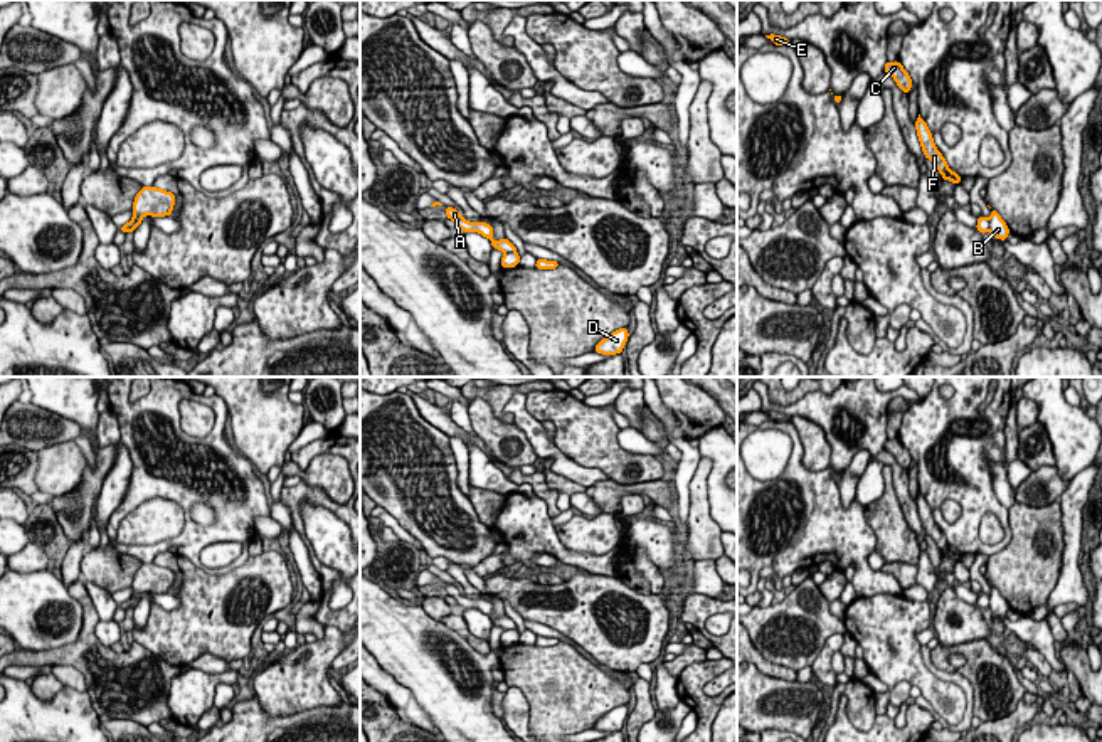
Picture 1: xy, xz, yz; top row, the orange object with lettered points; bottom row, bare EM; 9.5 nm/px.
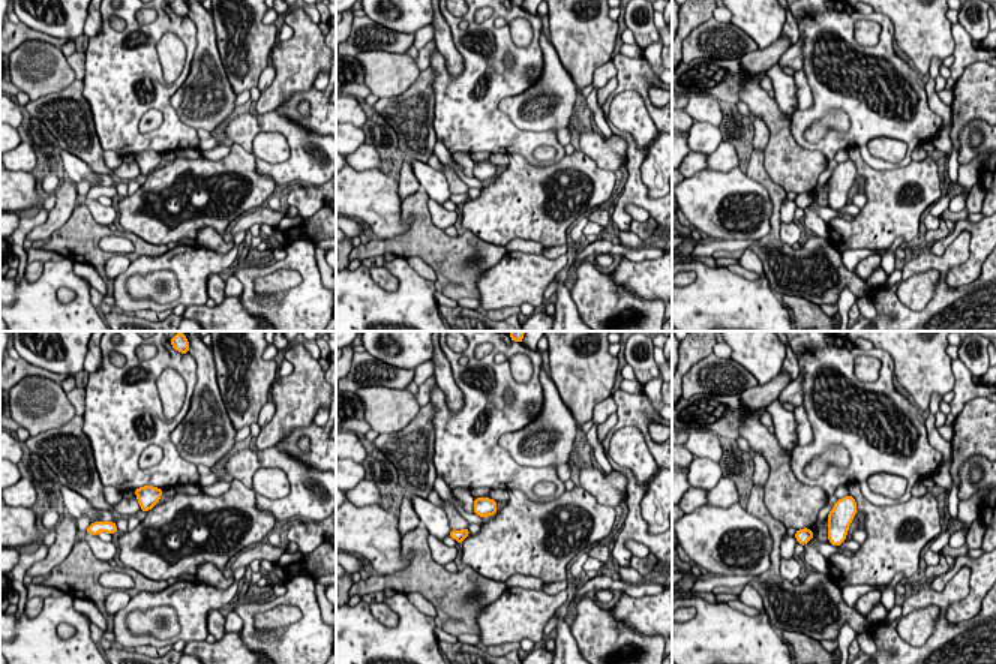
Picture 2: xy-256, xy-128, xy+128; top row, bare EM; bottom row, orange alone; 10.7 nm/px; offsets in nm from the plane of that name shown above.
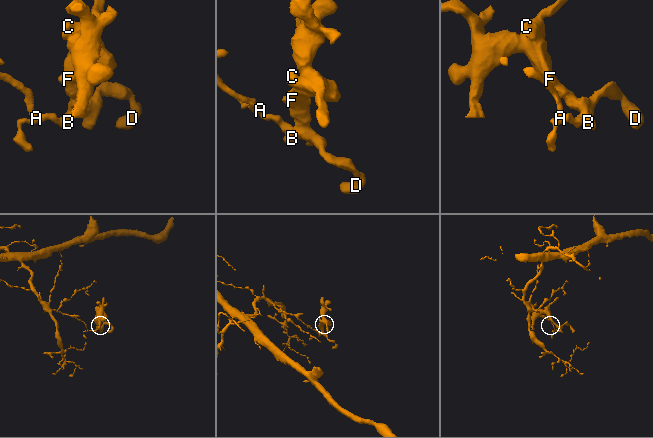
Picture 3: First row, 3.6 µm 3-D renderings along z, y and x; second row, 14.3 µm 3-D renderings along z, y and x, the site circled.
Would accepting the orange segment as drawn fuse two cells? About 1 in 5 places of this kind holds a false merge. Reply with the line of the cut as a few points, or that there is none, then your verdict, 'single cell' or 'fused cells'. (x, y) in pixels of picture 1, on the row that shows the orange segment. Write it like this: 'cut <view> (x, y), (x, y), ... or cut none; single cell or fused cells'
cut xz (515, 251), (505, 254); fused cells

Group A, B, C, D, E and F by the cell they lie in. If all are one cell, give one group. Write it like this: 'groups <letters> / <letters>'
groups A / B C D E F

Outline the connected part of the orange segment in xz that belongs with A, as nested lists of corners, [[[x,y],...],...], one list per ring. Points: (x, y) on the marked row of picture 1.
[[[446,207],[446,215],[448,219],[454,220],[456,225],[459,229],[463,229],[464,232],[471,232],[471,231],[476,231],[479,232],[481,236],[485,236],[486,239],[491,241],[491,246],[493,249],[498,249],[498,251],[503,251],[505,254],[506,252],[517,252],[517,247],[508,241],[508,239],[501,239],[501,241],[495,241],[493,239],[493,227],[491,224],[485,224],[485,222],[468,222],[463,219],[463,215],[453,209],[453,207]]]

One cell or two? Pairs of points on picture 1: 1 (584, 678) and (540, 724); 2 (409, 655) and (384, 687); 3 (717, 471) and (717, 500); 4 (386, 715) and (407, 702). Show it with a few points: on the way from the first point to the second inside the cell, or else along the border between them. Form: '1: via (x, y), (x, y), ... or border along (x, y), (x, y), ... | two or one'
1: via (572, 690), (552, 712) | one
2: border along (377, 662), (411, 692), (419, 705) | two
3: via (717, 478), (717, 493) | one
4: border along (377, 690), (406, 722), (413, 724) | two

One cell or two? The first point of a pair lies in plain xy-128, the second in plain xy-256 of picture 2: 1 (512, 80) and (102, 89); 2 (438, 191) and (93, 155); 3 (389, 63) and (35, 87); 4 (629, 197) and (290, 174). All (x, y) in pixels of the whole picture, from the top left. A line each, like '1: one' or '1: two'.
1: one
2: two
3: one
4: two

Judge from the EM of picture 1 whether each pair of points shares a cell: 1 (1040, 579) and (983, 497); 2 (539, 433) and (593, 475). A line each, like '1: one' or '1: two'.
1: two
2: one

